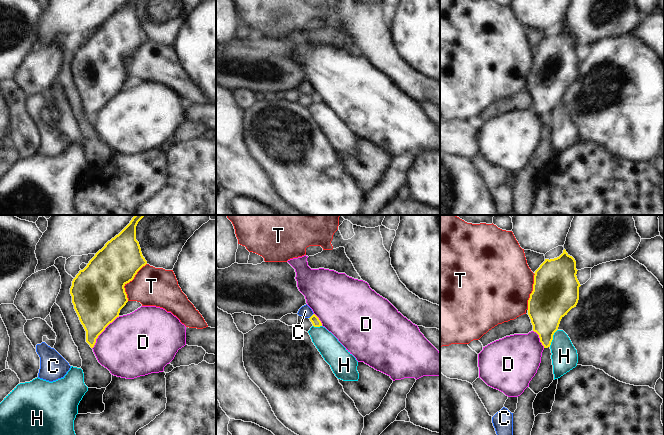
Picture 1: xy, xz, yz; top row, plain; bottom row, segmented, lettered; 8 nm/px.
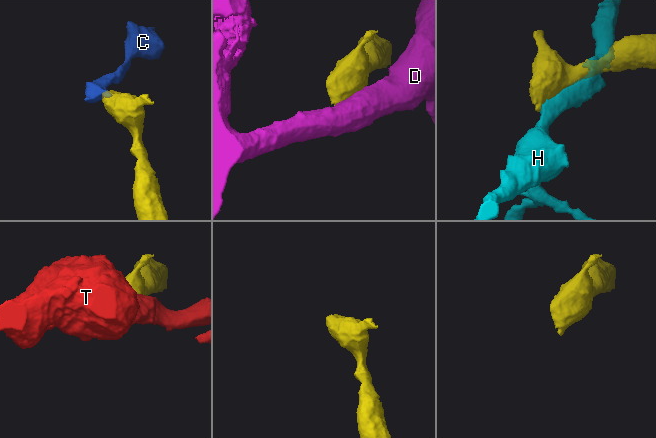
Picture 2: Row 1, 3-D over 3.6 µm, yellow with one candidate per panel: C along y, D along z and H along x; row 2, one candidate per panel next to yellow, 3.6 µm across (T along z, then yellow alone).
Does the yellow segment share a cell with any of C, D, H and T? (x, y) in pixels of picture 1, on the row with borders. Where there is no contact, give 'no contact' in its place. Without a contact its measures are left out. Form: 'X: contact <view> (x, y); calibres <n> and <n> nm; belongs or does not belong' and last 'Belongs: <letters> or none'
C: contact xz (311, 316); calibres 70 and 100 nm; belongs
D: contact xy (103, 330); calibres 400 and 500 nm; does not belong
H: contact yz (552, 338); calibres 300 and 220 nm; does not belong
T: contact xy (129, 281); calibres 400 and 320 nm; does not belong
Belongs: C

